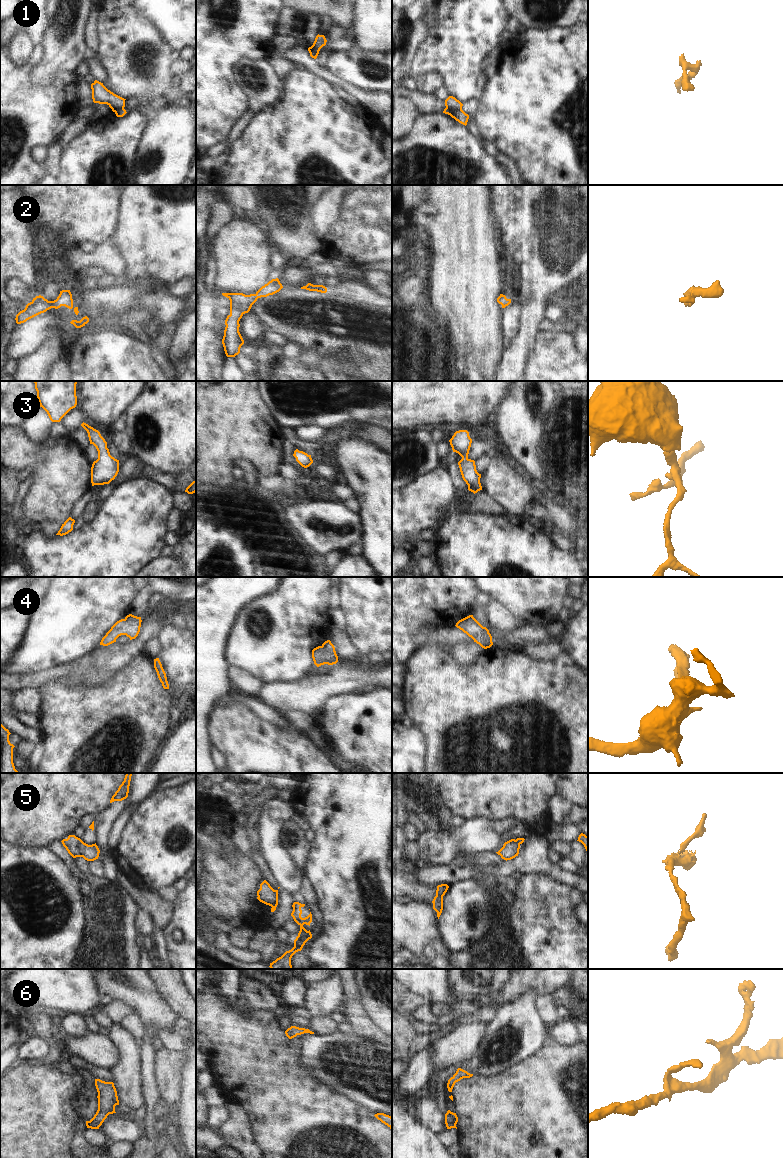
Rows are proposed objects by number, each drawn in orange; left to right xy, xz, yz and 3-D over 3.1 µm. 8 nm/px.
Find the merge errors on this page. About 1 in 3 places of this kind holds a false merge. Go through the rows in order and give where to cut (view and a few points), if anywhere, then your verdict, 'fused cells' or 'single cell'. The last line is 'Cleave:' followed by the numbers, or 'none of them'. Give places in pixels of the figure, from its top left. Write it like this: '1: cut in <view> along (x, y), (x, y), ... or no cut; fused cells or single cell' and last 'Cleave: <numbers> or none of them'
1: cut in yz along (446, 107), (461, 109); fused cells
2: no cut; single cell
3: no cut; single cell
4: no cut; single cell
5: cut in xz along (277, 897), (271, 906); fused cells
6: no cut; single cell
Cleave: 1, 5

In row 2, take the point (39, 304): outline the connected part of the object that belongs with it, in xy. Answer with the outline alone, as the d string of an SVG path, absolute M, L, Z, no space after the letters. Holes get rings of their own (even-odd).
M70 290L60 291L59 296L54 301L48 301L43 296L39 295L33 298L33 300L28 303L24 310L20 311L16 315L16 323L21 324L27 320L46 312L51 308L58 309L61 306L65 306L69 309L73 308L73 299Z

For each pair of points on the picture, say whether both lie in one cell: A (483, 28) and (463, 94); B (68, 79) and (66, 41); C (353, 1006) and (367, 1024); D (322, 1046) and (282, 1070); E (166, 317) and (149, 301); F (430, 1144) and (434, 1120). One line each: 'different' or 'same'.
A: same
B: different
C: same
D: different
E: same
F: different

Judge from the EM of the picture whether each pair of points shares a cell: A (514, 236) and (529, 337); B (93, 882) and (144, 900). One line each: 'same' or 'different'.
A: same
B: different

